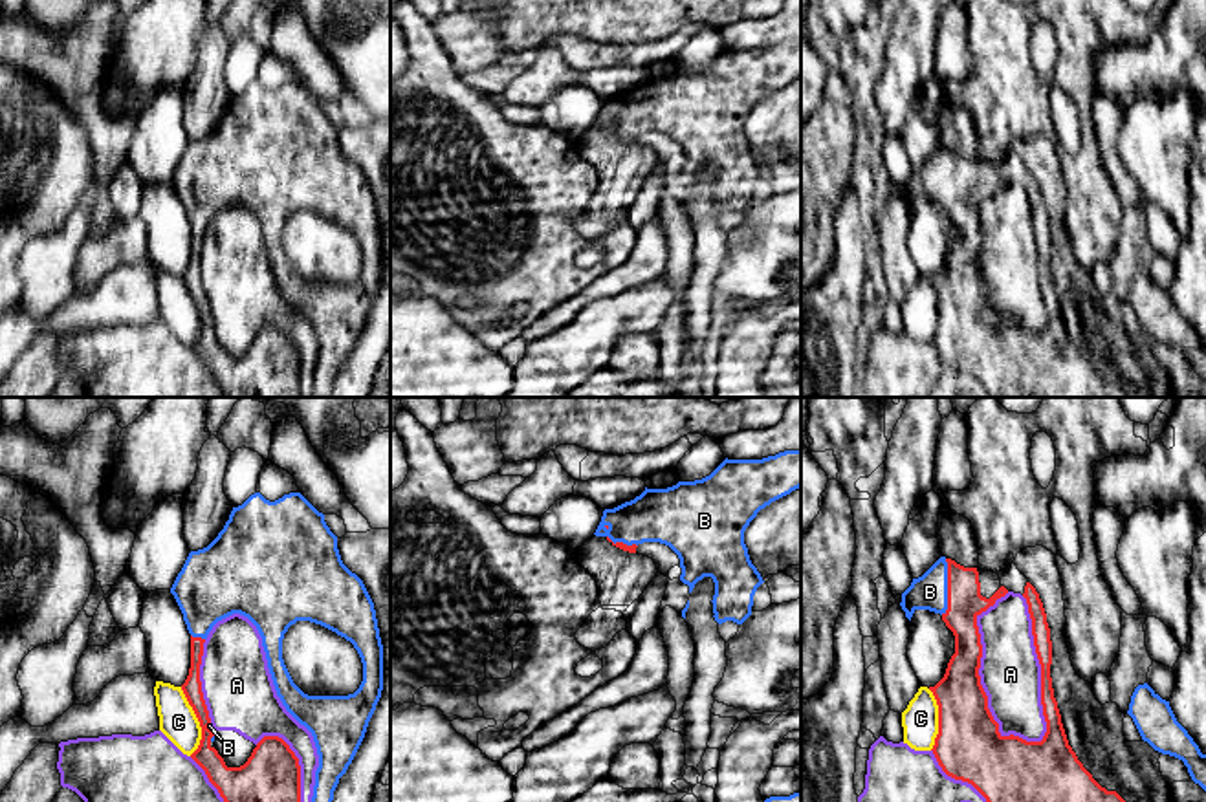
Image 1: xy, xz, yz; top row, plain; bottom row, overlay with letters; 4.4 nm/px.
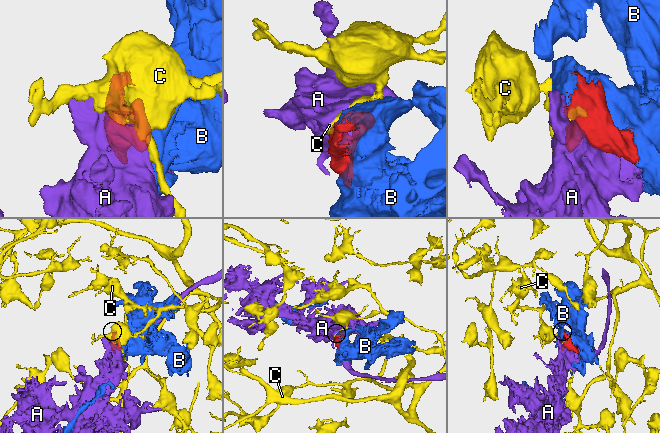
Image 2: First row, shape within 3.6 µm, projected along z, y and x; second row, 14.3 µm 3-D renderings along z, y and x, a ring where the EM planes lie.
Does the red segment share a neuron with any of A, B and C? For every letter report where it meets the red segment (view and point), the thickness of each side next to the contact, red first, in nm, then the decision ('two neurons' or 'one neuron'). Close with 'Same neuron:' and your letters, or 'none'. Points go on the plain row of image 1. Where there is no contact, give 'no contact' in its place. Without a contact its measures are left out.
A: meets red in yz at (979, 270); 260 nm thick on the red side, 280 nm on the other; two neurons
B: meets red in yz at (948, 176); 160 nm thick on the red side, 160 nm on the other; one neuron
C: meets red in xy at (198, 310); 100 nm thick on the red side, 160 nm on the other; two neurons
Same neuron: B

